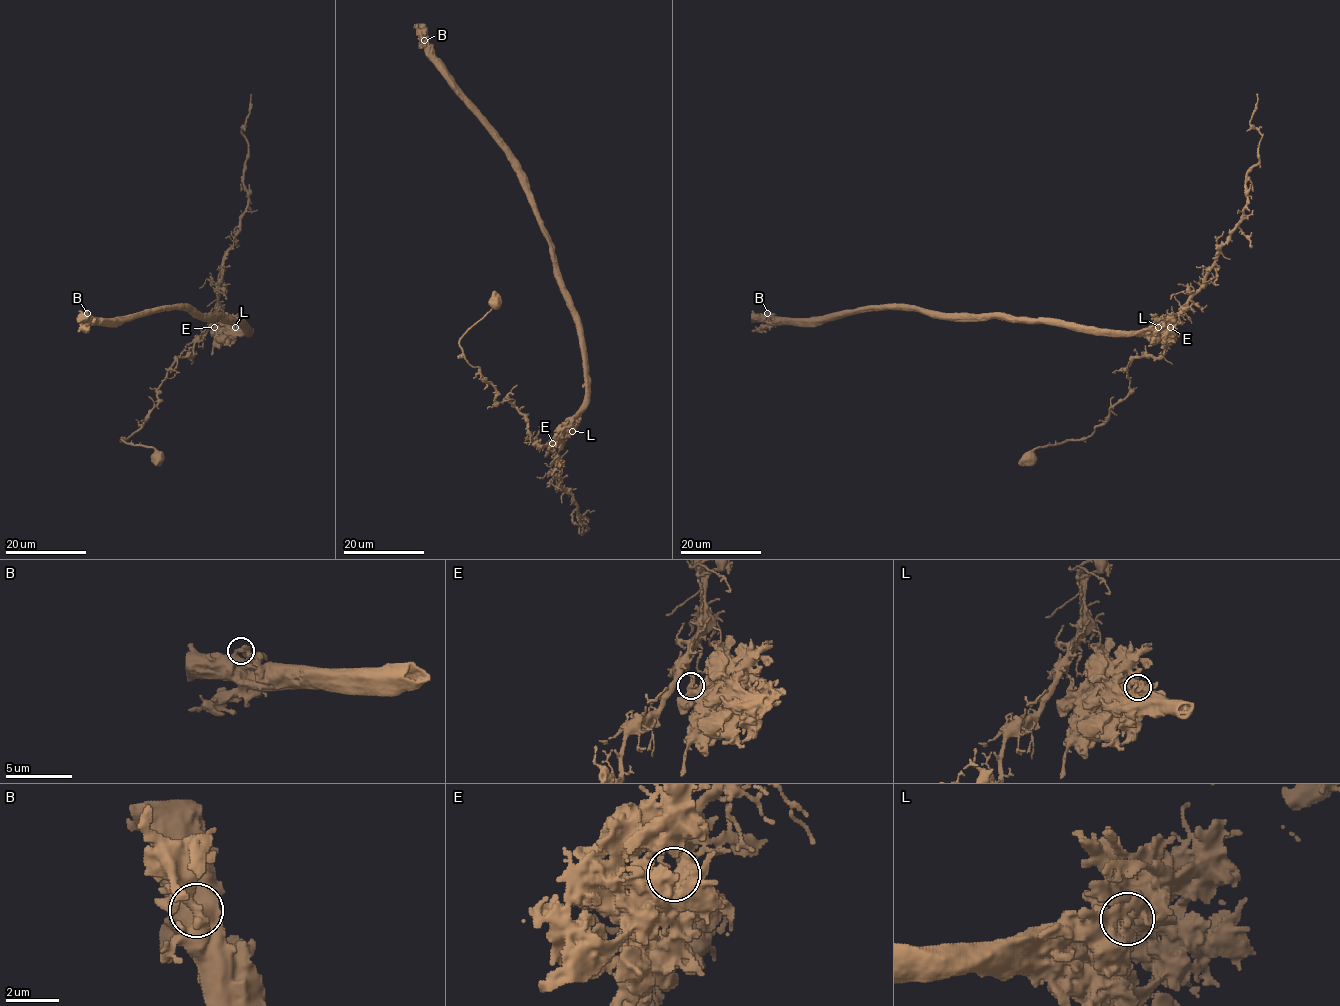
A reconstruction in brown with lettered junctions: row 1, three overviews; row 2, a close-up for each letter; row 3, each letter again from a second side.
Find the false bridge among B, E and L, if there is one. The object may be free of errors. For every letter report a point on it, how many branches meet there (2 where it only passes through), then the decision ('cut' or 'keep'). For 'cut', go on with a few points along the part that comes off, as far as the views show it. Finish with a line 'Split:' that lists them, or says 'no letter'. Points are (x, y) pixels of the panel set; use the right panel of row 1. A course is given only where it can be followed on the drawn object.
B: place (767, 313); branches 2; keep
E: place (1170, 327); branches 2; cut; course (1170, 327), (1165, 352), (1132, 360), (1129, 394), (1094, 431), (1037, 447), (1018, 463)
L: place (1158, 327); branches 2; keep
Split: E

